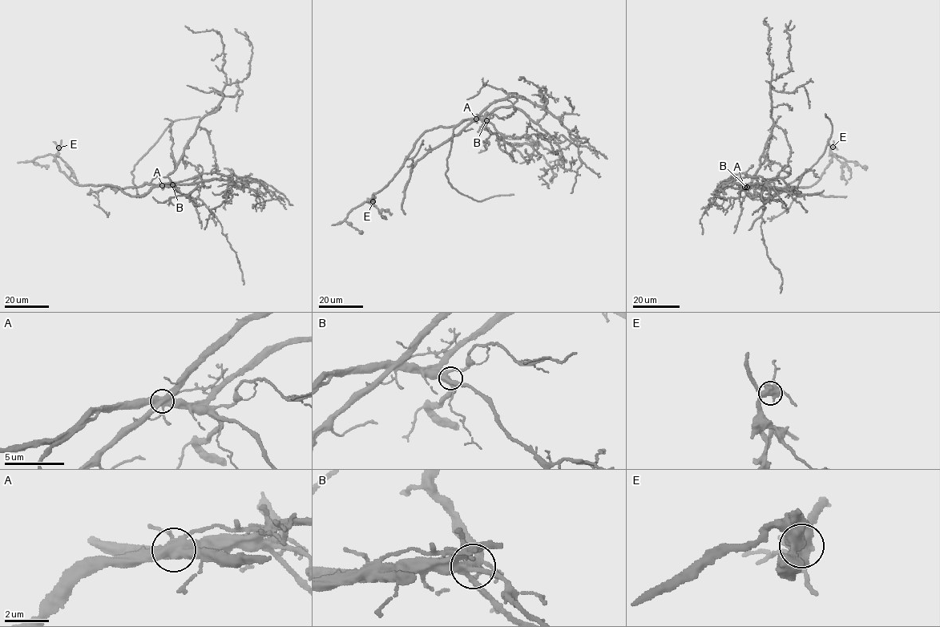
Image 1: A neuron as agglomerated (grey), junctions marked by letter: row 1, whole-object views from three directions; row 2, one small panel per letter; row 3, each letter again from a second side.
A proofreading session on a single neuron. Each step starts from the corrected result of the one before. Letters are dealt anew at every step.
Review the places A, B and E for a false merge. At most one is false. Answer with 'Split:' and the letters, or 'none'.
Split: A

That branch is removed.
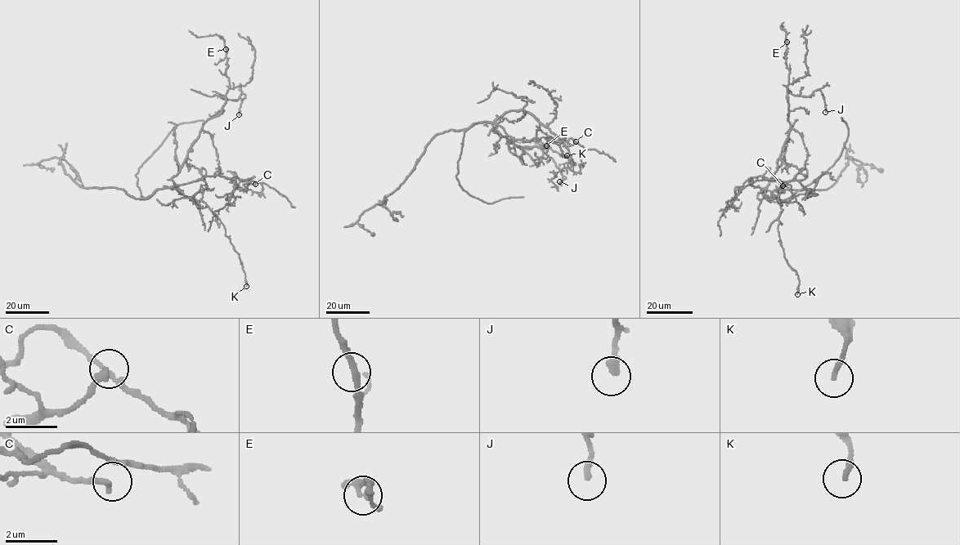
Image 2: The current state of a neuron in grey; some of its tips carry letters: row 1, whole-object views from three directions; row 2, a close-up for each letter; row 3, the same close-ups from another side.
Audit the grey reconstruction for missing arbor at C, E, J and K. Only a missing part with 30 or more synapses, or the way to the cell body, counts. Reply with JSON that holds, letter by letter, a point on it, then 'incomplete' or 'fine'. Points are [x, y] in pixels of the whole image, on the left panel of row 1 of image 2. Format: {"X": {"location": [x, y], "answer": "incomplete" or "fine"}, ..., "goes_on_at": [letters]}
{"C": {"location": [255, 184], "answer": "fine"}, "E": {"location": [226, 49], "answer": "fine"}, "J": {"location": [239, 114], "answer": "fine"}, "K": {"location": [246, 286], "answer": "fine"}, "goes_on_at": []}

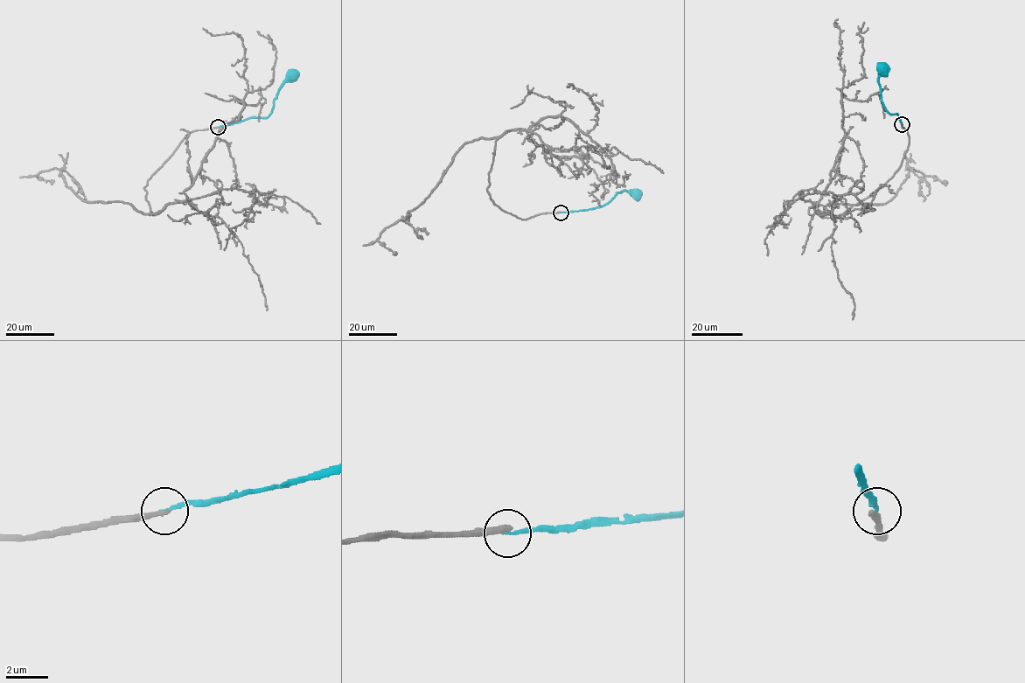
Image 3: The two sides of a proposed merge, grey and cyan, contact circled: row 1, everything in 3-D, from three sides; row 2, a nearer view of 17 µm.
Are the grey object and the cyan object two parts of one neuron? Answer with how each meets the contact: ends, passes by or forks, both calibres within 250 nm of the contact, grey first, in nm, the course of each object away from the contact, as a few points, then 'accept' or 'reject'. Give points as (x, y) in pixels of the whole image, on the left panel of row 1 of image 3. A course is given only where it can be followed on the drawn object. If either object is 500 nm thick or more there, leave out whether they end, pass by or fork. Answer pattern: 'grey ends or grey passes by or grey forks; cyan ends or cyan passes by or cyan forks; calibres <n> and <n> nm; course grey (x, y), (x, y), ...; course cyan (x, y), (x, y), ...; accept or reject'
grey ends; cyan ends; calibres 280 and 150 nm; course grey (218, 127), (190, 133), (148, 181), (152, 214), (186, 202), (218, 133), (244, 106), (242, 38), (203, 28); course cyan (218, 127), (250, 117), (266, 117), (272, 109), (278, 88), (293, 74); accept

